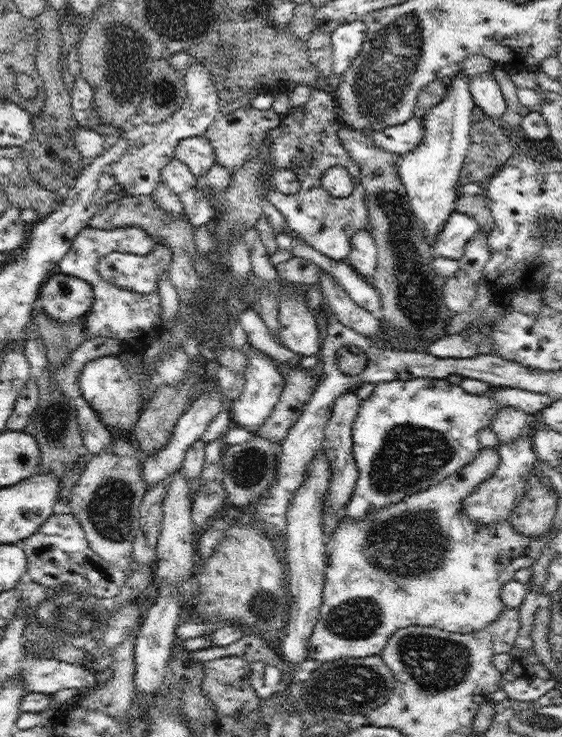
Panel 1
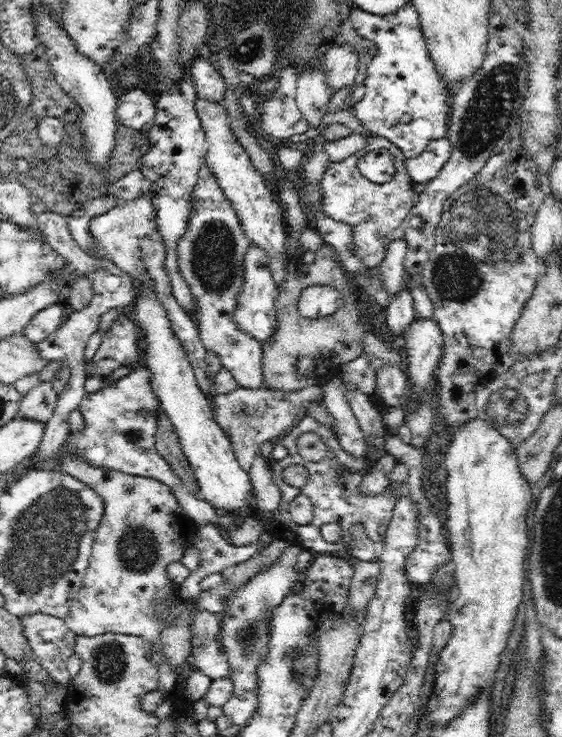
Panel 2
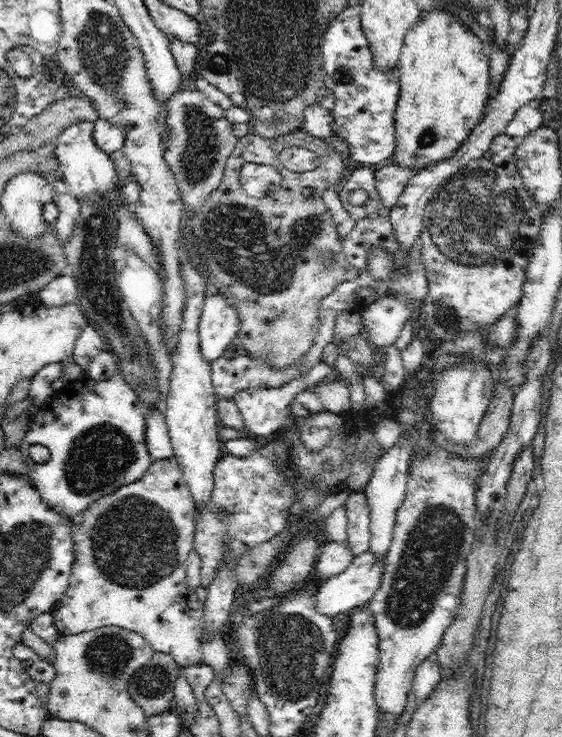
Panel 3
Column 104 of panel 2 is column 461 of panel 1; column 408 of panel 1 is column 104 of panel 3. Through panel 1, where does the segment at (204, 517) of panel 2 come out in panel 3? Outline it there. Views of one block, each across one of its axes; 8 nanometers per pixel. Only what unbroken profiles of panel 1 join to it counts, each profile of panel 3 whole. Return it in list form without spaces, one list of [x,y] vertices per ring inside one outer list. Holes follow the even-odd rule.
[[[119,373],[108,380],[95,381],[85,375],[66,383],[53,393],[49,403],[42,406],[19,445],[23,459],[28,465],[27,477],[32,480],[40,497],[50,507],[64,513],[68,519],[77,523],[91,502],[116,492],[117,488],[125,484],[140,480],[148,470],[152,461],[146,447],[145,427],[148,414],[147,406],[140,400],[138,393]],[[33,444],[42,444],[48,448],[50,453],[48,461],[38,463],[30,457],[28,448]]]

